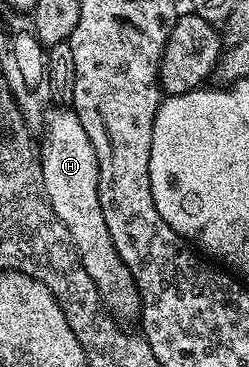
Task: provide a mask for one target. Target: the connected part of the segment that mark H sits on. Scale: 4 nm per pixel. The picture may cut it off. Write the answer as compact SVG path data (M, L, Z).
M56 106L51 109L46 123L42 128L44 148L39 149L40 165L44 189L48 195L50 206L58 218L62 218L62 226L70 230L70 238L74 242L80 261L94 278L98 286L100 297L104 299L104 306L117 321L139 321L142 316L140 303L140 288L134 282L126 262L114 250L114 242L106 230L106 218L102 218L102 206L98 198L98 154L94 154L94 146L90 142L90 134L82 130L82 122L78 122L76 113L68 106Z

